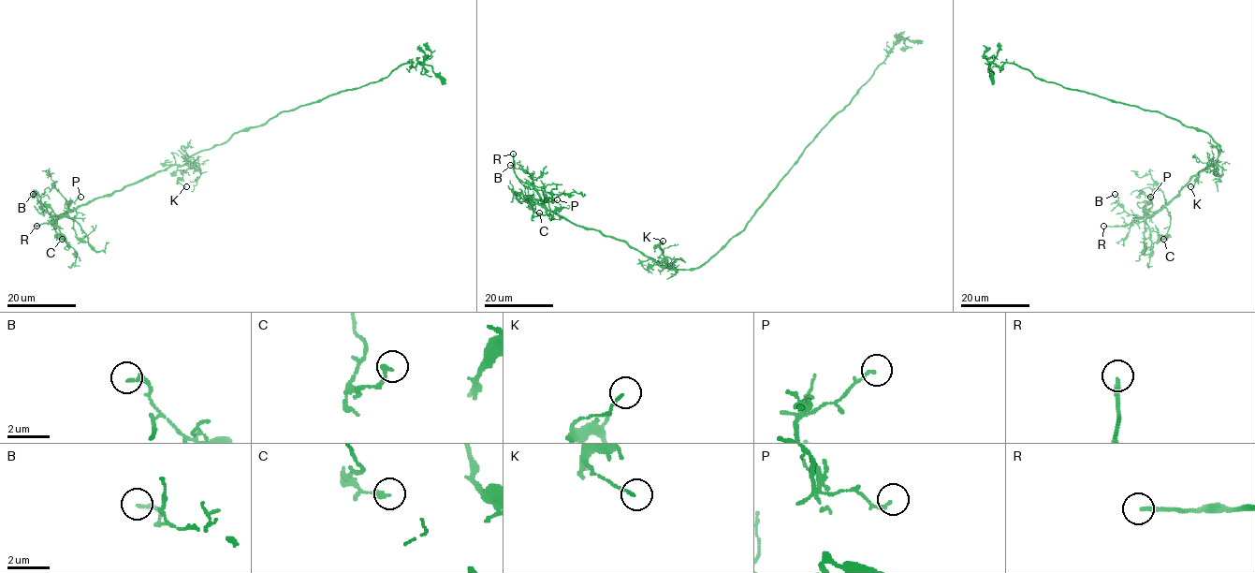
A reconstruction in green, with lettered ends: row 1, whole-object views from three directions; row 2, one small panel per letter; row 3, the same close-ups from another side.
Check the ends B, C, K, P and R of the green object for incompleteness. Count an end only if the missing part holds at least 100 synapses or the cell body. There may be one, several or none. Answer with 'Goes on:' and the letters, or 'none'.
Goes on: R

